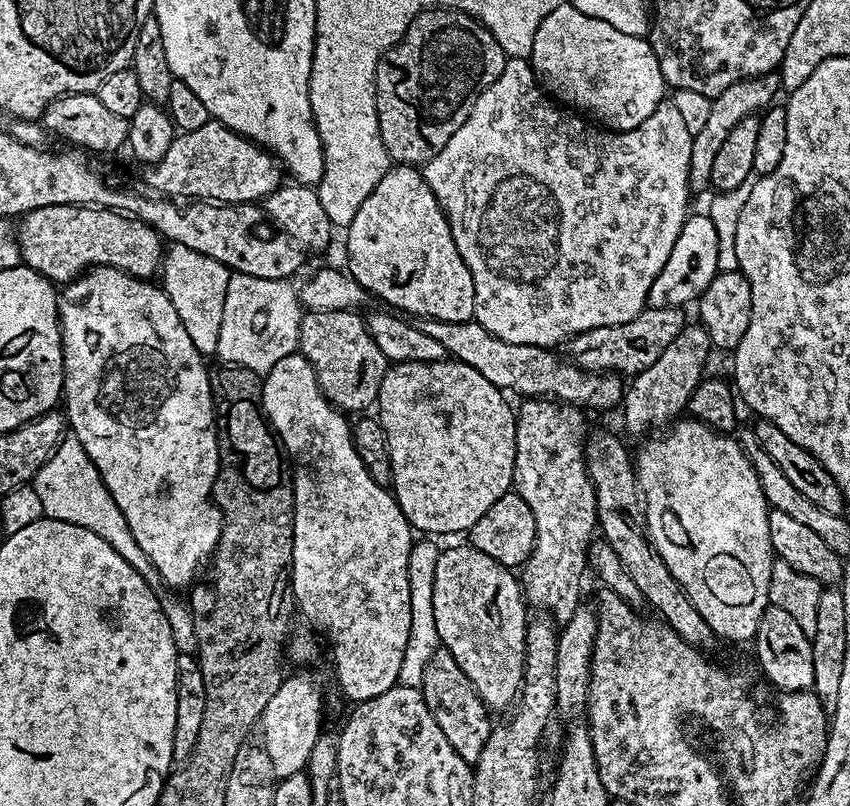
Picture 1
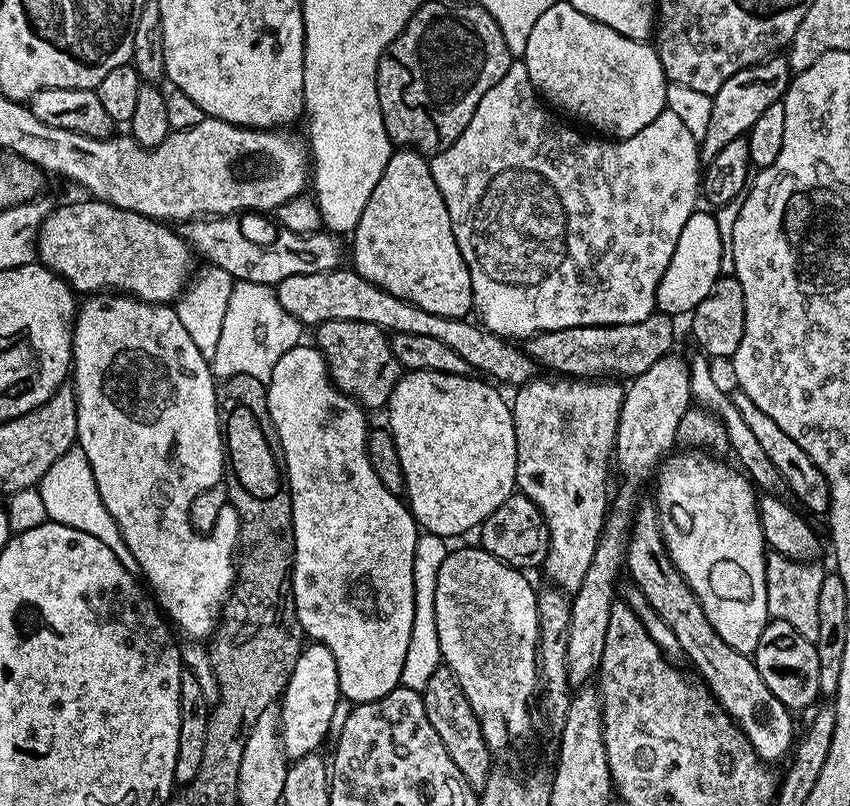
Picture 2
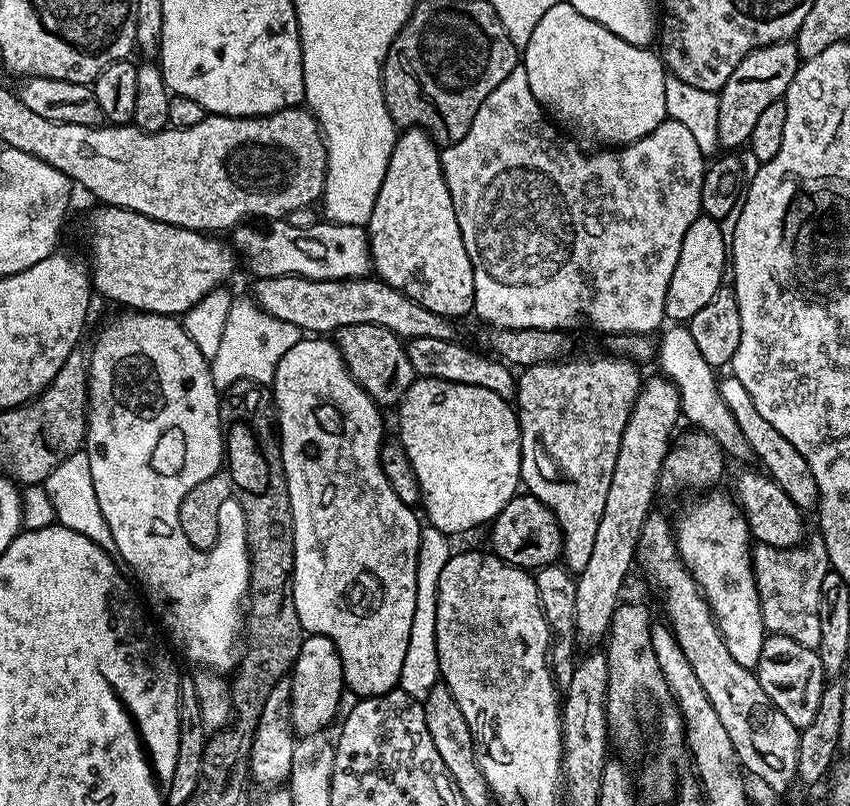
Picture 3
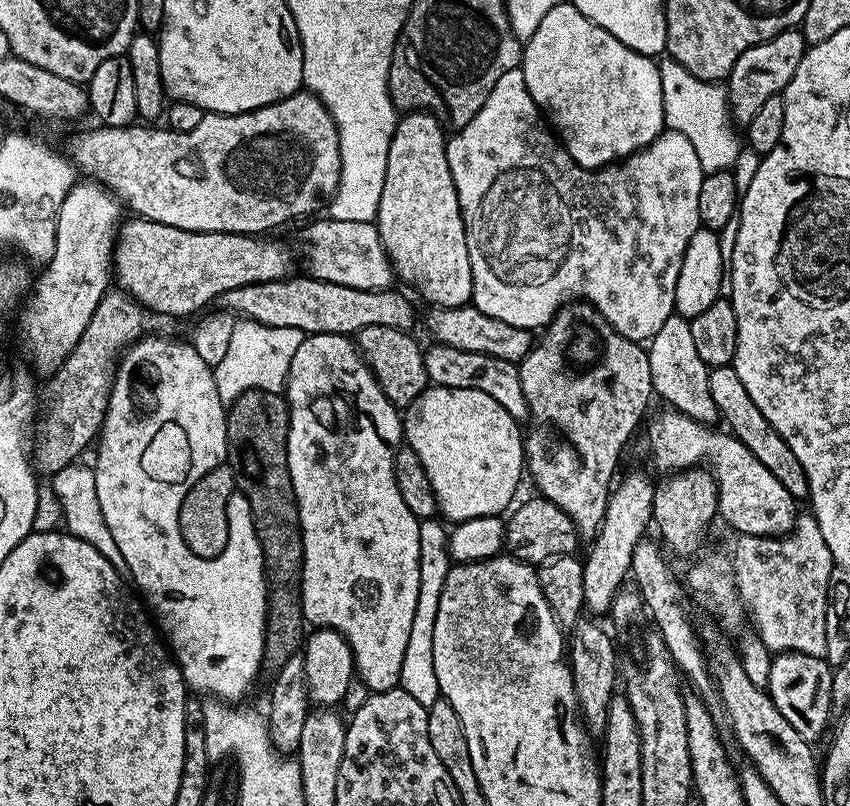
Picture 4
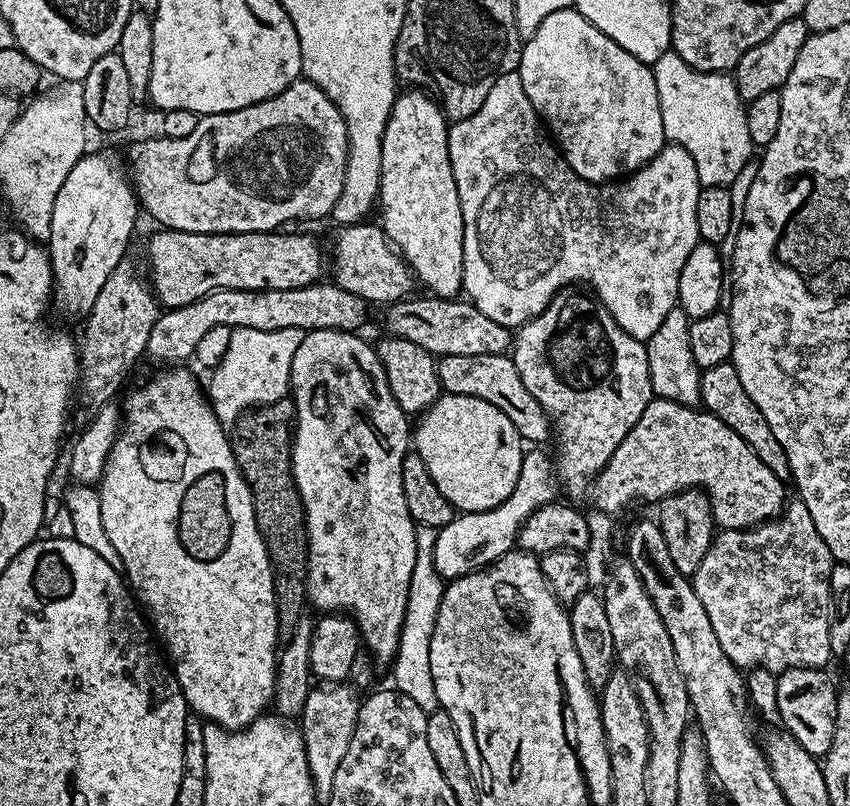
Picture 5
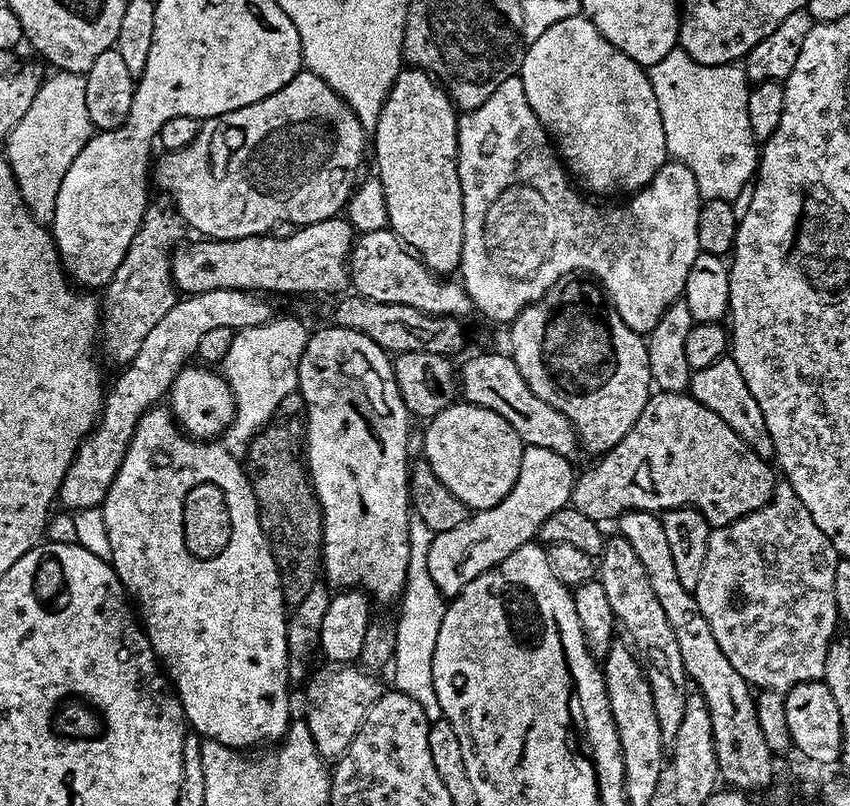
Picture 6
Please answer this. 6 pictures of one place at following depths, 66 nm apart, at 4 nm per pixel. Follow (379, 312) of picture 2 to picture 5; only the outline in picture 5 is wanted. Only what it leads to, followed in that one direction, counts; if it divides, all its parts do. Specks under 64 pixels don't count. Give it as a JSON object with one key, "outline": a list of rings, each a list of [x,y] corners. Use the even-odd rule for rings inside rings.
{"outline":[[[317,282],[310,286],[302,286],[298,290],[266,290],[265,292],[247,292],[246,290],[226,290],[220,288],[216,292],[206,294],[194,302],[181,308],[169,308],[161,311],[160,317],[154,322],[154,330],[150,330],[150,342],[147,355],[153,356],[160,366],[180,366],[191,361],[196,355],[198,342],[202,342],[202,334],[214,330],[214,326],[227,328],[249,328],[250,330],[286,330],[298,328],[311,330],[314,328],[339,328],[342,332],[360,330],[364,319],[368,316],[370,305],[367,300],[358,298],[358,294],[350,294],[342,290],[334,282]]]}

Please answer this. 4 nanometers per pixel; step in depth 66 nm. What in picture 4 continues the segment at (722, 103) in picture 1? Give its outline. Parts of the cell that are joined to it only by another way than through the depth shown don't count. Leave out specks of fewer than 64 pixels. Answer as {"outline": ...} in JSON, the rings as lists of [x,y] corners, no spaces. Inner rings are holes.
{"outline":[[[788,28],[766,42],[750,46],[750,50],[746,50],[742,58],[734,62],[734,70],[730,70],[726,81],[726,91],[729,116],[735,125],[746,128],[750,119],[758,114],[762,103],[770,97],[783,93],[790,78],[794,78],[794,70],[798,70],[798,62],[802,62],[805,51],[806,41],[803,31]]]}

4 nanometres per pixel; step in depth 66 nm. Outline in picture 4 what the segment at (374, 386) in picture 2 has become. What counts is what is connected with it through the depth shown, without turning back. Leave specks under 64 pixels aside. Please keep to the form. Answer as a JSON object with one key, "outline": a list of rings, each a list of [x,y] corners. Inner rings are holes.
{"outline":[[[366,326],[355,333],[354,343],[360,349],[368,368],[376,376],[376,381],[382,386],[382,394],[397,408],[403,410],[429,387],[430,381],[426,374],[424,348],[412,337],[411,331],[390,326]]]}

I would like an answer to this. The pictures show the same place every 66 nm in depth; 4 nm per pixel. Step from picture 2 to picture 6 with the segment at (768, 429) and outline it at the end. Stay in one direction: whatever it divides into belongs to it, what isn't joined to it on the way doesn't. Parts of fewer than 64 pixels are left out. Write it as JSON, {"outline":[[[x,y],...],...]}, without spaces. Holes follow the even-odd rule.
{"outline":[[[725,354],[718,362],[713,362],[710,366],[702,366],[692,373],[690,394],[706,410],[714,410],[750,450],[754,450],[764,460],[771,461],[774,453],[772,450],[772,439],[770,430],[766,430],[766,418],[762,418],[762,406],[754,402],[754,394],[750,394],[750,386],[746,386],[746,378],[742,378],[742,370],[738,370],[738,362],[734,362],[731,355]]]}

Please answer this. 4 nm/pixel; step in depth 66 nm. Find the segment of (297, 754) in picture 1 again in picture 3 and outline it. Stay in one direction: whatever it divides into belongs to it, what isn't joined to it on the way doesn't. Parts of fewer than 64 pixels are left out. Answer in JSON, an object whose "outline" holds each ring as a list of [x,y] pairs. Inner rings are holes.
{"outline":[[[305,635],[302,650],[298,650],[296,665],[290,673],[292,681],[292,726],[300,736],[309,736],[315,732],[324,732],[327,724],[335,721],[338,710],[338,700],[346,689],[342,658],[334,646],[334,642],[325,636]]]}

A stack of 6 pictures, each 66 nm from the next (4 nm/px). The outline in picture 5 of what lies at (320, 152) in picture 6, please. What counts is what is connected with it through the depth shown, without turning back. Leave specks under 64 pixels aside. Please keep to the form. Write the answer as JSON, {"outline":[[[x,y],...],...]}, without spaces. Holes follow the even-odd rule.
{"outline":[[[301,78],[290,86],[286,86],[286,90],[282,90],[274,98],[266,98],[237,112],[219,112],[201,116],[190,138],[166,138],[161,135],[157,140],[144,140],[141,144],[134,145],[130,179],[136,190],[139,207],[143,211],[145,208],[160,223],[157,225],[165,229],[174,232],[275,232],[291,225],[288,224],[291,220],[316,220],[319,216],[331,217],[334,206],[342,194],[342,186],[346,182],[347,165],[348,131],[344,116],[318,85],[306,78]]]}

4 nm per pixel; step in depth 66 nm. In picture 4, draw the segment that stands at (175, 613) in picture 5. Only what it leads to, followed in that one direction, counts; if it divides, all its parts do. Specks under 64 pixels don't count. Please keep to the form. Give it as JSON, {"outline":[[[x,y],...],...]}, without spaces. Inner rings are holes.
{"outline":[[[145,334],[139,340],[129,344],[121,352],[116,366],[116,377],[112,379],[108,409],[104,414],[104,425],[100,427],[98,443],[94,448],[95,452],[94,471],[98,486],[98,506],[102,506],[102,518],[106,518],[106,526],[110,526],[110,538],[114,538],[114,542],[118,542],[118,551],[124,559],[127,575],[130,580],[130,575],[132,575],[131,583],[133,585],[136,583],[140,587],[139,595],[142,597],[143,603],[150,609],[171,655],[180,668],[180,673],[184,676],[185,685],[193,693],[201,692],[201,694],[196,694],[204,698],[240,702],[236,700],[242,699],[251,690],[252,683],[255,682],[256,675],[259,674],[260,668],[262,669],[264,664],[264,635],[268,625],[268,577],[264,570],[264,551],[258,542],[258,534],[254,530],[250,502],[246,502],[244,496],[241,500],[232,500],[232,540],[228,540],[228,552],[224,552],[224,560],[212,560],[212,564],[204,564],[204,560],[192,560],[192,556],[188,556],[188,552],[184,552],[184,544],[180,544],[180,536],[176,536],[176,500],[180,500],[180,492],[184,492],[184,488],[188,488],[188,484],[192,484],[192,480],[196,480],[196,476],[200,476],[200,472],[204,472],[204,468],[212,468],[212,464],[216,464],[216,460],[227,461],[230,456],[226,404],[218,394],[213,365],[202,362],[202,358],[198,358],[198,350],[194,350],[191,343],[185,341],[183,344],[180,340],[167,340],[164,336]]]}

